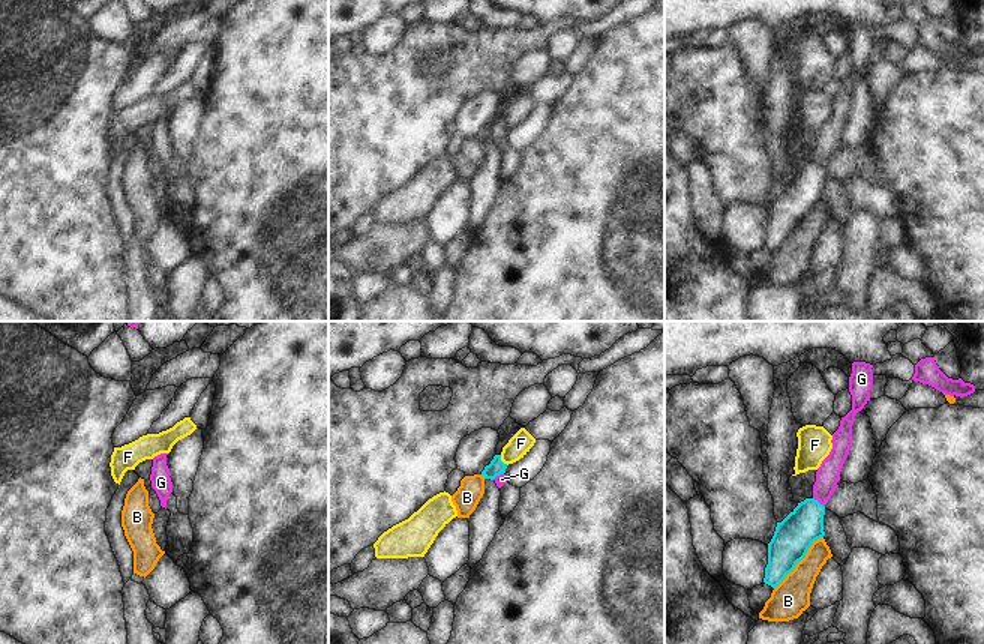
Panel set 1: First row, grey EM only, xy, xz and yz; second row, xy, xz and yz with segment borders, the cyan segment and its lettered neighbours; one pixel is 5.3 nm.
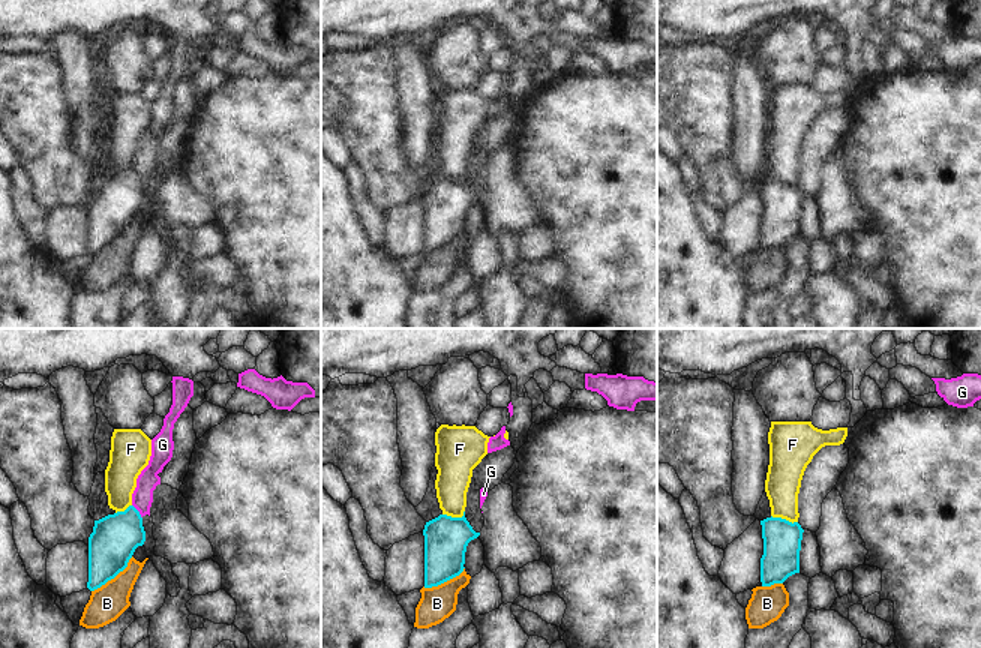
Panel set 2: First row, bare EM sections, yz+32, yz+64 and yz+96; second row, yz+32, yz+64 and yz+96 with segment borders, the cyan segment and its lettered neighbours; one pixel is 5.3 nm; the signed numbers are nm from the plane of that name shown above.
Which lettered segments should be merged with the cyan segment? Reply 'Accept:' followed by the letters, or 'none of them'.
Accept: none of them

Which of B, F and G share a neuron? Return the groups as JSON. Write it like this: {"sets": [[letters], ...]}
{"sets": [["B"], ["F"], ["G"]]}

